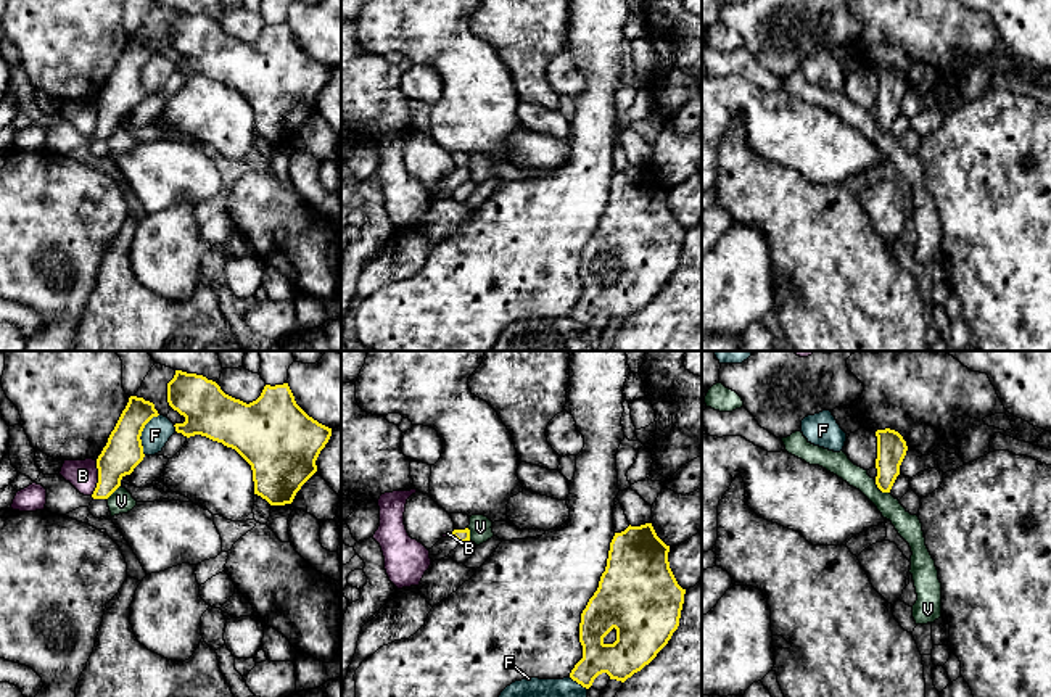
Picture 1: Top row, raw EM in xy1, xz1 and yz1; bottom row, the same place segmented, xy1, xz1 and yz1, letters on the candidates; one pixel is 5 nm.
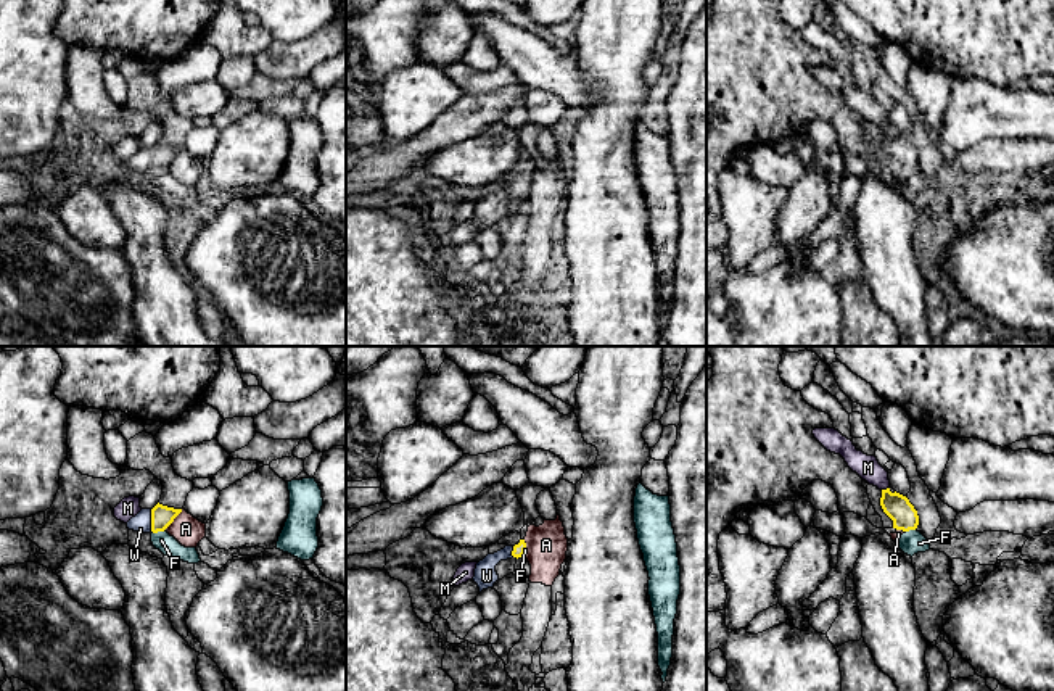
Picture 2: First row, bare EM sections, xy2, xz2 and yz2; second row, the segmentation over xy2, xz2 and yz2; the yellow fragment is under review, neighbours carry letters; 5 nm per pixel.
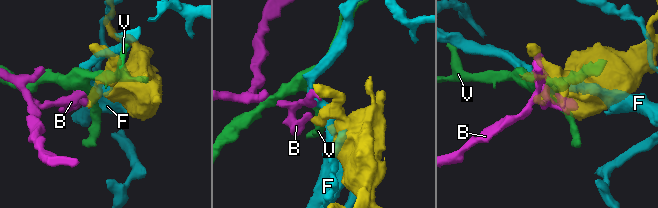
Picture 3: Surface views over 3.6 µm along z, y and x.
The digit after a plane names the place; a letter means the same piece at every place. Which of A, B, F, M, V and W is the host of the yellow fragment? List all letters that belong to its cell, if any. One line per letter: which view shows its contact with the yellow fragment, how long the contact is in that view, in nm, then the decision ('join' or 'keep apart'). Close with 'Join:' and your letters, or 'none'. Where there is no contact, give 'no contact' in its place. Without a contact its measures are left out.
A: meets yellow in xy2; contact 140 nm long; keep apart
B: meets yellow in xy1; contact 180 nm long; keep apart
F: meets yellow in xy1; contact 220 nm long; keep apart
M: meets yellow in yz2; contact 40 nm long; keep apart
V: meets yellow in yz1; contact 100 nm long; keep apart
W: meets yellow in xy2; contact 120 nm long; join
Join: W

